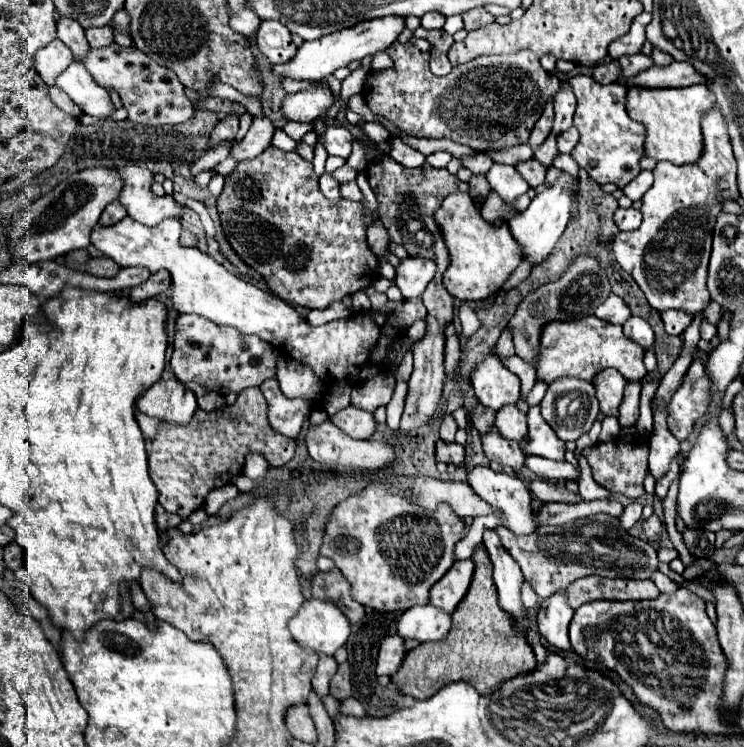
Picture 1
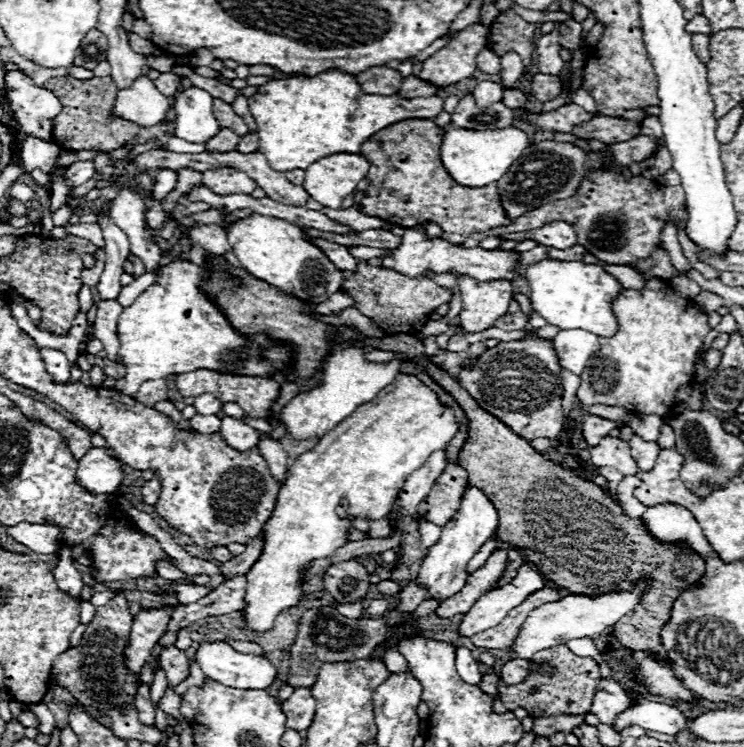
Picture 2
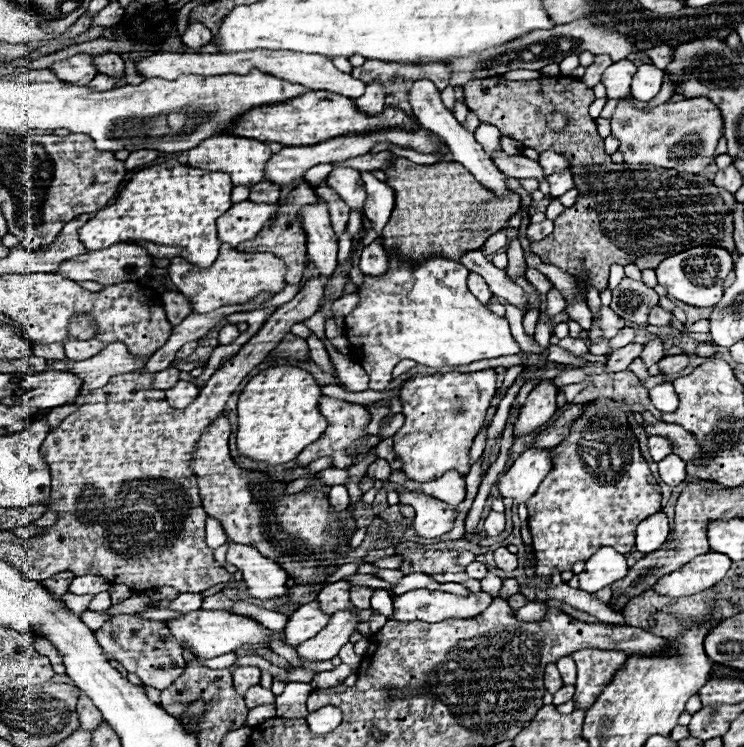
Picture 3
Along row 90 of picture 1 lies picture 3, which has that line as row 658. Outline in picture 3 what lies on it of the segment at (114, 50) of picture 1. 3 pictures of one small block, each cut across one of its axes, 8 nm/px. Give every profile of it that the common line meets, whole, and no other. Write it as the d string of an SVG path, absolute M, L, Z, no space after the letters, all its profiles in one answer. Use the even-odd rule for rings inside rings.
M118 614L110 622L106 622L100 630L94 632L96 640L104 648L108 658L116 658L128 672L138 674L144 686L152 686L158 690L168 688L174 684L174 680L184 672L186 660L182 656L182 646L174 636L170 636L170 630L162 622L144 620L134 614Z

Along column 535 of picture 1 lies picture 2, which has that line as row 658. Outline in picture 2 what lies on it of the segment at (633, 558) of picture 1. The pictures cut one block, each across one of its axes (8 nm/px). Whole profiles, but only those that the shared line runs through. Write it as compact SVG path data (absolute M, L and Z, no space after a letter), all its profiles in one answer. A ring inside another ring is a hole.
M566 646L548 648L546 652L534 654L534 658L530 660L530 676L522 684L516 684L514 688L510 686L500 688L500 702L504 702L510 712L518 706L528 710L536 718L546 718L556 714L578 716L590 710L598 682L600 682L600 670L592 658L580 658L574 652L570 652Z

